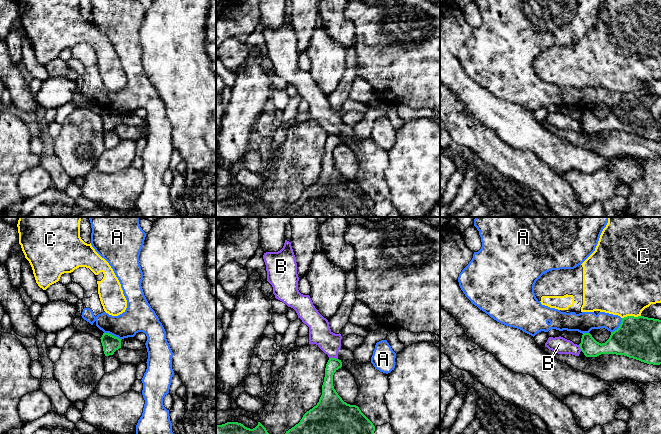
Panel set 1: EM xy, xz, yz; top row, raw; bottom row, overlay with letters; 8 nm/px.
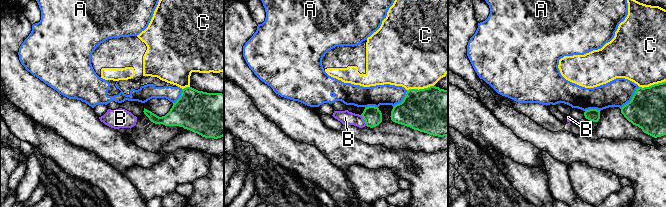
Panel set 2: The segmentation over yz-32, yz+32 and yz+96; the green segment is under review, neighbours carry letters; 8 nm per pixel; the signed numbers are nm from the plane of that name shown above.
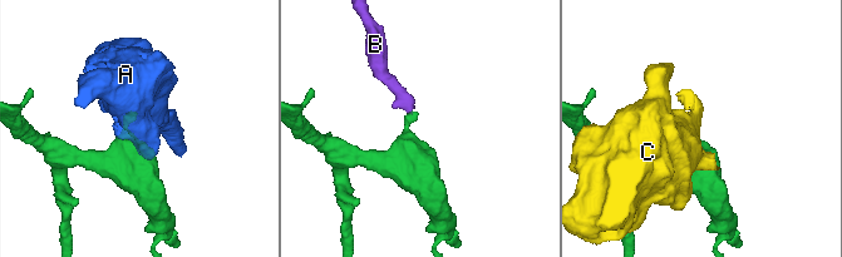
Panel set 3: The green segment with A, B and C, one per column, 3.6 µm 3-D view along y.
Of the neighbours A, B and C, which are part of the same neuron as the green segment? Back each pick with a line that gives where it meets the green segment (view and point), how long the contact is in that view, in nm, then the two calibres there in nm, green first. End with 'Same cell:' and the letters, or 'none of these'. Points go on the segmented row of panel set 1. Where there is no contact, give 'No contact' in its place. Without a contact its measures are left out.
Same cell: none of these

